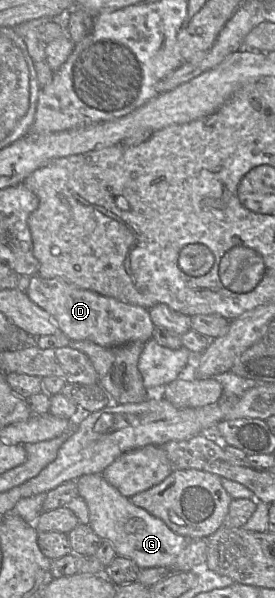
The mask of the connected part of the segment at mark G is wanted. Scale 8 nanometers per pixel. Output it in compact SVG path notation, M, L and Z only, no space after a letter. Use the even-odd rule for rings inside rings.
M101 474L80 476L76 484L89 510L88 525L100 539L112 544L117 556L131 559L140 569L170 567L185 548L189 538L174 533L162 520L135 506Z

